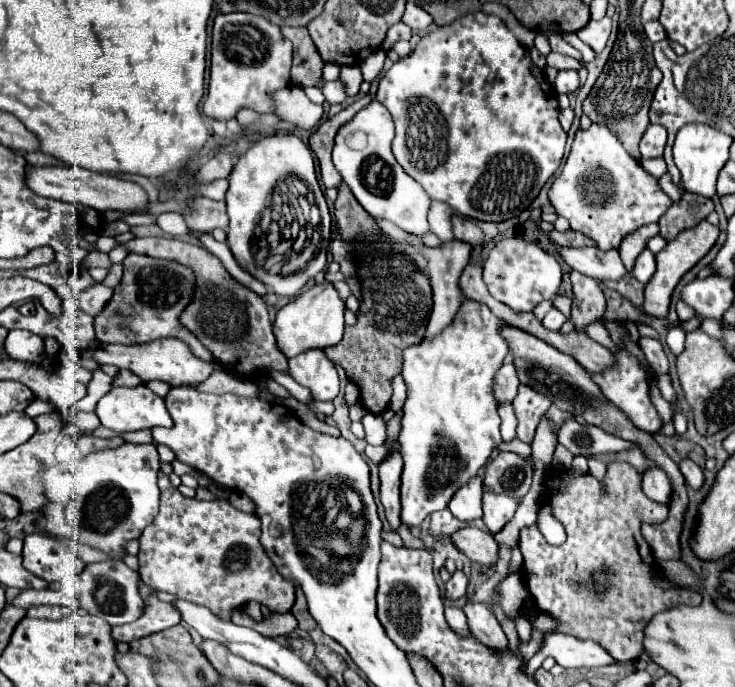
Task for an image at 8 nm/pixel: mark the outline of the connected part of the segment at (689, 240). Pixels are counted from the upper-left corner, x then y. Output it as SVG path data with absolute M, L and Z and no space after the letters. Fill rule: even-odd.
M707 219L699 221L695 227L691 229L685 229L681 231L675 239L671 239L667 243L665 249L661 249L657 253L657 271L655 275L651 277L651 281L645 285L645 303L643 303L643 309L649 313L649 315L655 315L655 317L665 317L667 311L669 311L669 301L671 301L671 293L675 289L675 285L679 283L679 279L701 259L707 255L707 251L715 245L719 237L719 227L711 225Z

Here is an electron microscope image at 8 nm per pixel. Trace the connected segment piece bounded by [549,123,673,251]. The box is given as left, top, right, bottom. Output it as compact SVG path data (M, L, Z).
M593 123L589 129L575 133L565 167L549 189L549 203L559 217L569 221L573 231L587 235L601 251L607 251L619 247L629 231L655 223L673 201L659 187L657 179L625 151L615 133L605 125Z

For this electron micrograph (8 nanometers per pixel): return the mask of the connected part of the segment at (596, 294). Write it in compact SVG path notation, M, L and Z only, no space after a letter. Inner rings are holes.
M571 271L571 283L575 293L571 321L575 323L575 329L585 331L587 325L605 321L605 295L601 285L579 271Z

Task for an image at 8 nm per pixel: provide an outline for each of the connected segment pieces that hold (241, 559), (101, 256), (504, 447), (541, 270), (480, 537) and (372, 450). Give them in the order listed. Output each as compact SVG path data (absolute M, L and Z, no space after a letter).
M159 473L157 485L161 489L161 511L139 539L139 577L145 585L209 607L223 621L229 621L231 613L249 601L257 601L273 613L291 609L295 587L281 579L261 549L257 515L243 513L225 499L187 499L171 487L165 473Z
M91 251L85 261L83 261L87 267L105 267L109 269L111 267L111 261L109 261L109 255L107 253L101 253L101 251Z
M513 439L509 443L501 443L499 445L499 451L515 451L515 453L525 453L527 459L531 461L531 445L519 441L519 439Z
M523 237L501 239L487 255L483 263L483 281L489 293L509 305L515 311L533 311L533 307L545 299L553 299L563 279L561 265L553 255L543 251L539 245L525 241Z
M465 527L459 529L453 535L455 547L465 553L471 561L483 565L483 567L495 567L499 561L499 545L493 539L491 533L485 533L477 527Z
M367 445L364 453L367 455L367 457L369 457L369 459L371 459L371 461L373 461L373 463L375 463L375 465L377 465L377 463L379 463L379 461L381 461L381 459L387 455L387 447L385 447L385 445Z

